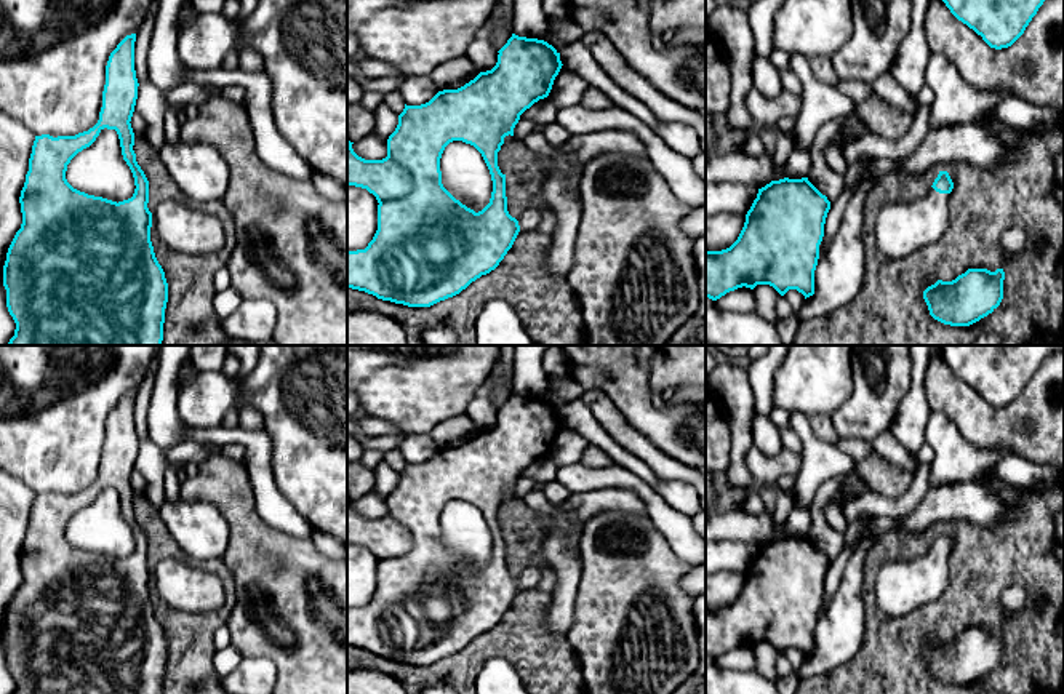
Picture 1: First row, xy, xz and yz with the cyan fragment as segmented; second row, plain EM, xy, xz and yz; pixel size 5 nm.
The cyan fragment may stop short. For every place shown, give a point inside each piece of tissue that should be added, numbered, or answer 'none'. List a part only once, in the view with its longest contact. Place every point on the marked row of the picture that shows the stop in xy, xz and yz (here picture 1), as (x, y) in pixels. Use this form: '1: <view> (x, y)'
1: yz (901, 227)

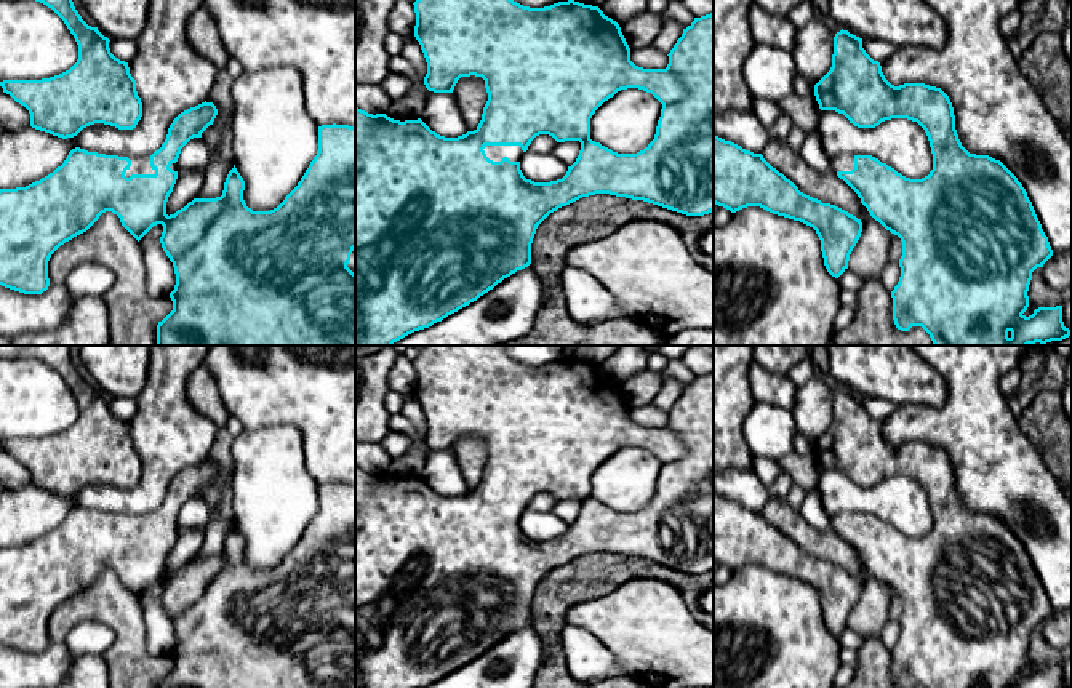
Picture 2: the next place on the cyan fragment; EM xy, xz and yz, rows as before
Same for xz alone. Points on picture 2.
1: xz (493, 152)

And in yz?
1: yz (840, 162)

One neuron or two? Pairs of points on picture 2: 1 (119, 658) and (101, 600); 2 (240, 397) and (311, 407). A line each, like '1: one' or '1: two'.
1: one
2: one

